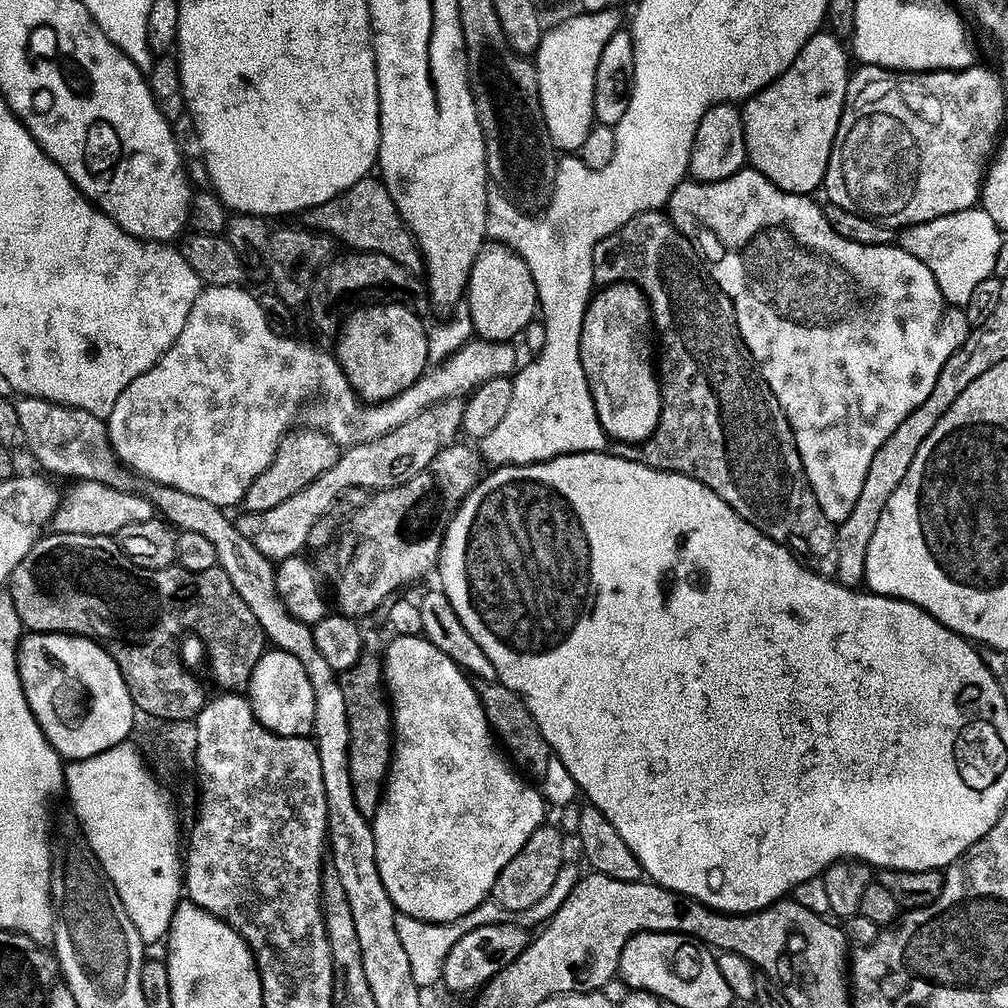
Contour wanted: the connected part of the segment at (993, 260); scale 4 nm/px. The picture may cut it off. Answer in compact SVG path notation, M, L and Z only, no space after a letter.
M974 207L969 212L959 212L949 216L941 214L934 222L909 227L899 247L918 258L932 271L938 286L949 305L965 306L976 296L976 291L996 272L1000 251L1004 248L1005 233L991 215Z

